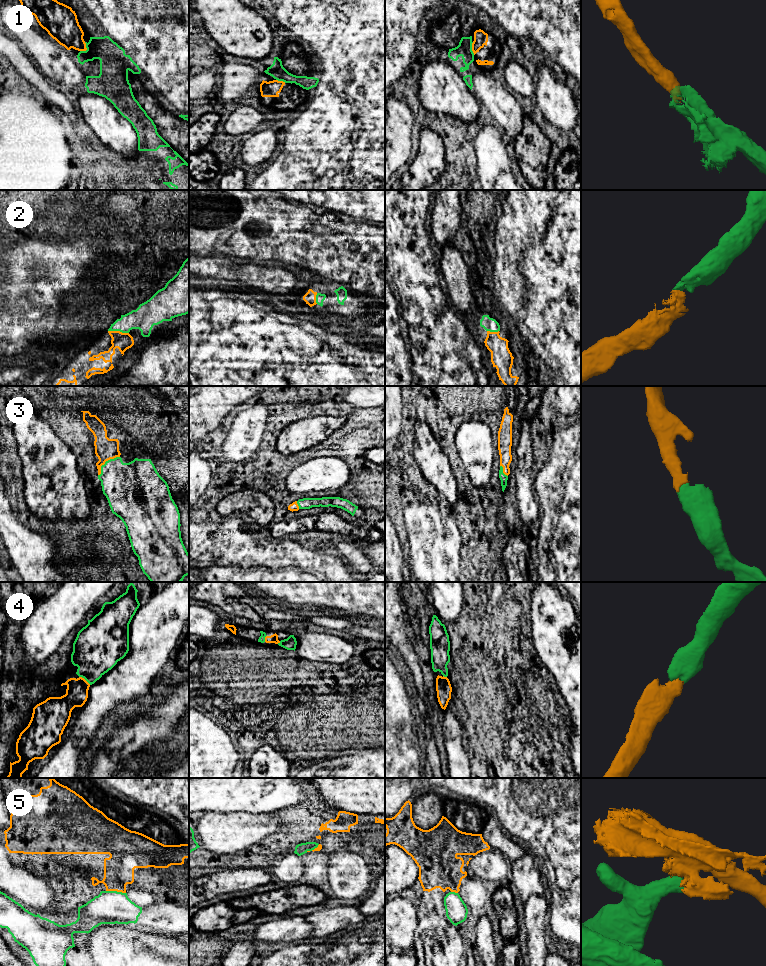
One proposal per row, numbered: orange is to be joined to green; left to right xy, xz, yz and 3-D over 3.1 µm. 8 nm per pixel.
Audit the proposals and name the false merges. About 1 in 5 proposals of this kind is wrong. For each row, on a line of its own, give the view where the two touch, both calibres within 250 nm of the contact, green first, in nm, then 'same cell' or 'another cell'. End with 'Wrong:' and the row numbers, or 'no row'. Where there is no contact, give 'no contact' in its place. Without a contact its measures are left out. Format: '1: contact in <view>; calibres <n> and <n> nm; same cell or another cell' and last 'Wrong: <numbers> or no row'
1: contact in xy; calibres 240 and 240 nm; same cell
2: contact in xy; calibres 190 and 140 nm; same cell
3: contact in xy; calibres 360 and 180 nm; same cell
4: contact in xy; calibres 380 and 180 nm; same cell
5: contact in xy; calibres 280 and 240 nm; another cell
Wrong: 5

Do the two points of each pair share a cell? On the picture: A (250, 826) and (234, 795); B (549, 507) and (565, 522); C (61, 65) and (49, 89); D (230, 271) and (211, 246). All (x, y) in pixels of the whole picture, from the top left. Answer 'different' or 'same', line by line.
A: different
B: same
C: different
D: different

